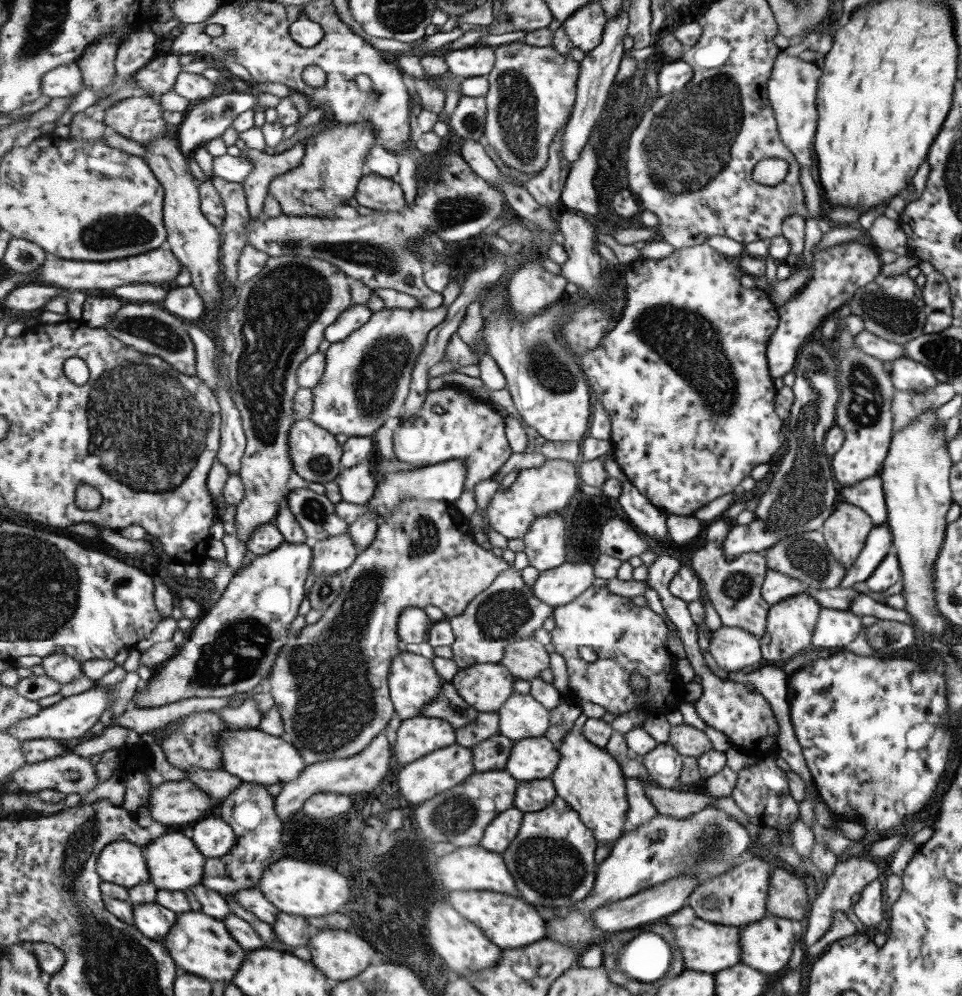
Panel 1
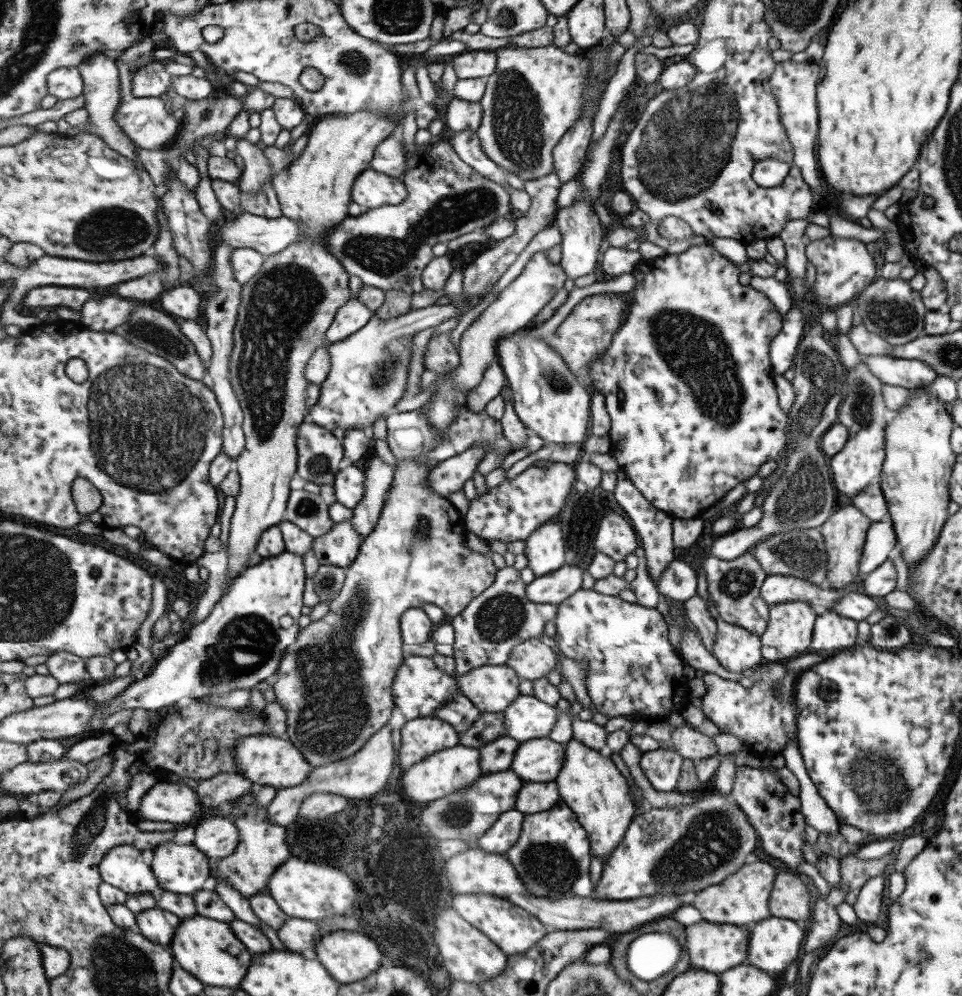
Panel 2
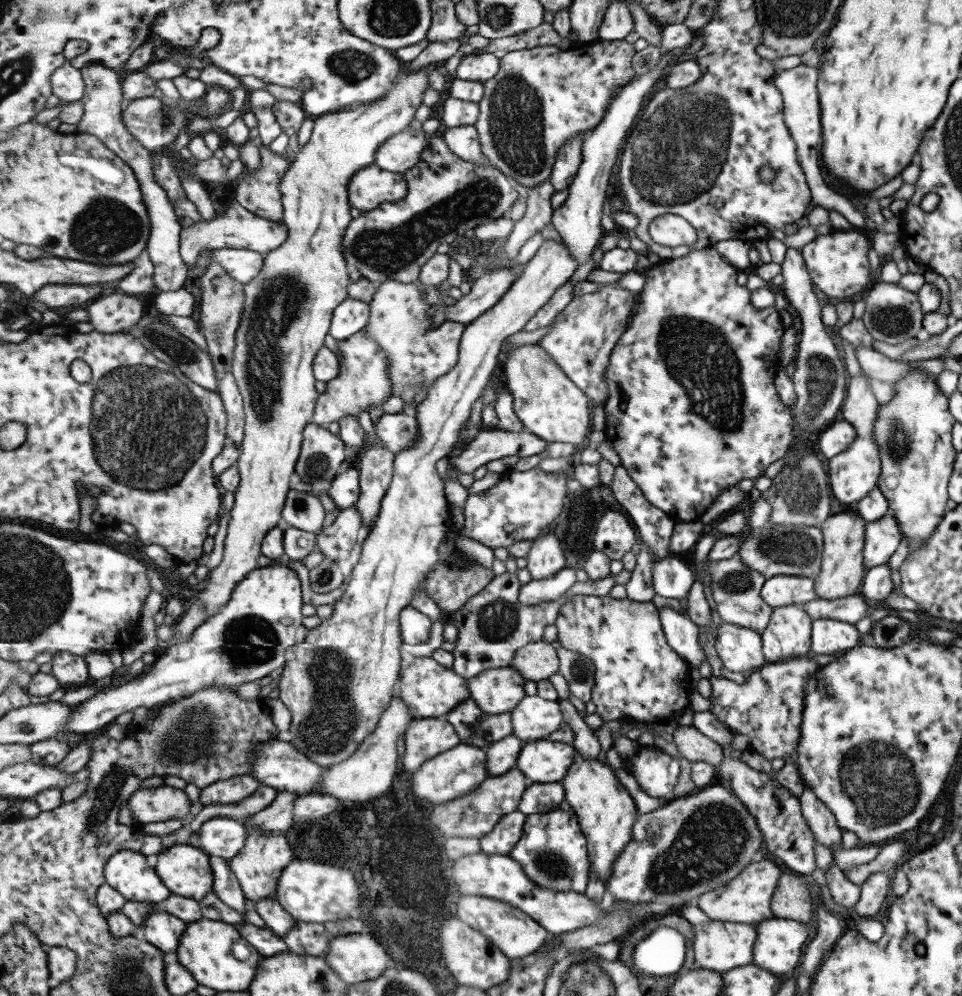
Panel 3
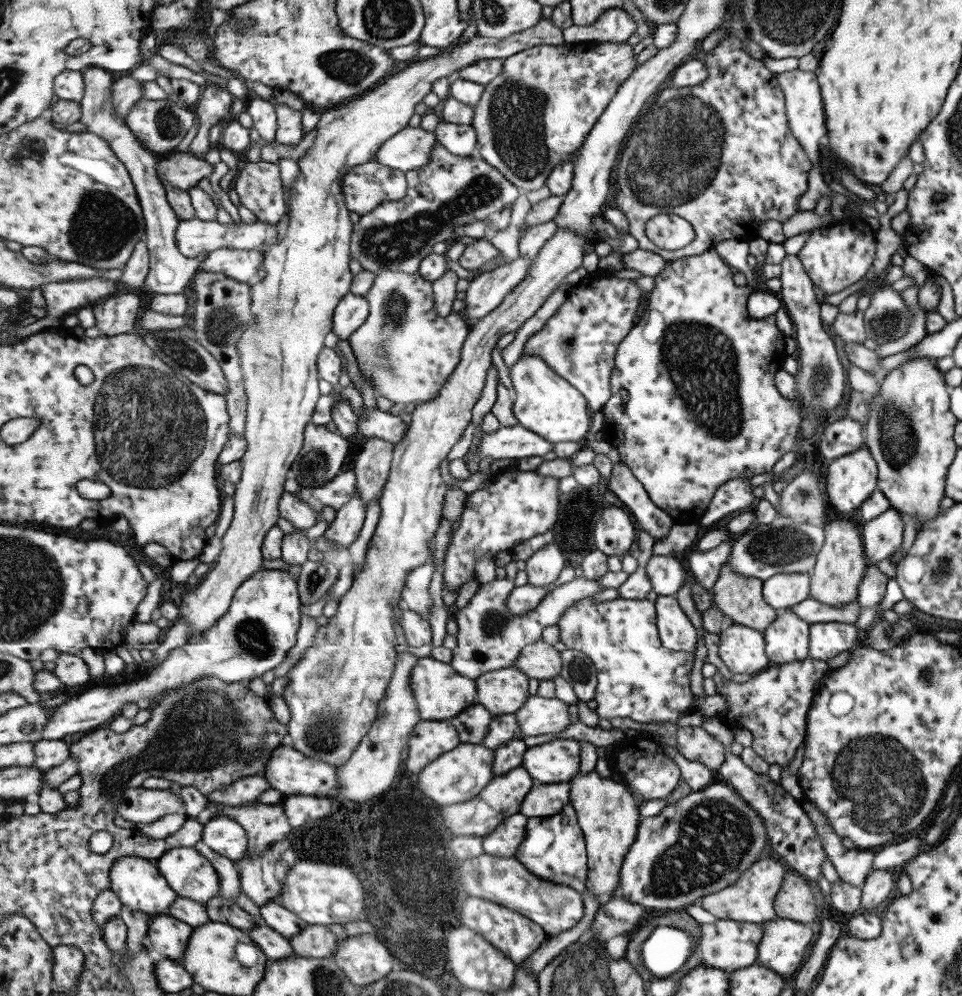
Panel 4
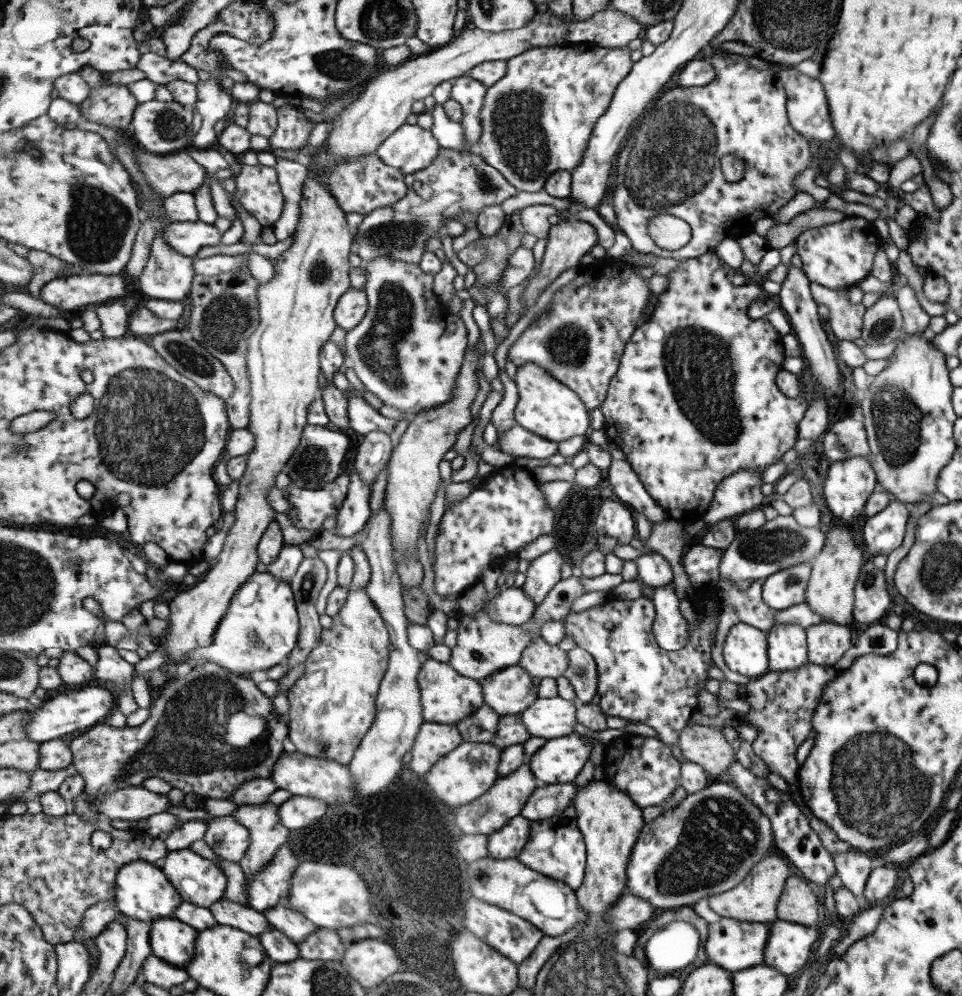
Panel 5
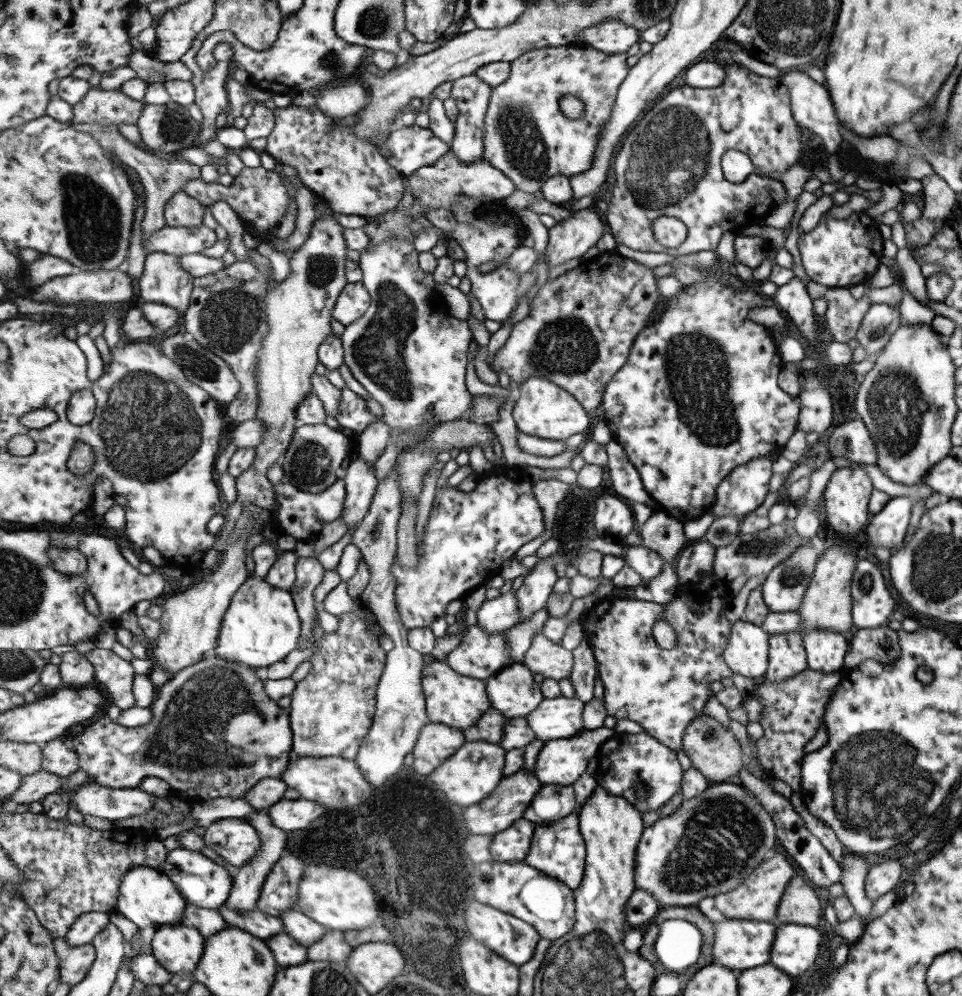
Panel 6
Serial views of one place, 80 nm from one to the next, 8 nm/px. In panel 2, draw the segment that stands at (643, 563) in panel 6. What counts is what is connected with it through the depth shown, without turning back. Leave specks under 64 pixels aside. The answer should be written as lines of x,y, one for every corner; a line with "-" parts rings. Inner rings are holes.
675,559
657,586
663,596
685,603
697,594
697,571
687,562

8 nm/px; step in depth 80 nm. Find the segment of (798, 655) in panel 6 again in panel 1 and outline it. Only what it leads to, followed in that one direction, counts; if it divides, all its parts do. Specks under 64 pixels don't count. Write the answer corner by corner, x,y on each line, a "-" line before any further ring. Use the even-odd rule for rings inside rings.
807,590
770,605
761,638
761,654
765,660
785,660
811,648
811,633
823,604
810,597

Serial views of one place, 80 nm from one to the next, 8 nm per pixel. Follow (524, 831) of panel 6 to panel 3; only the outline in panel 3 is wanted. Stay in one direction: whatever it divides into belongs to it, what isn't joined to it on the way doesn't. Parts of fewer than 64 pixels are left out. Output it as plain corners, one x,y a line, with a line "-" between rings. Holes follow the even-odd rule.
515,811
505,815
491,833
480,840
482,851
486,854
509,856
524,836
524,826
528,815

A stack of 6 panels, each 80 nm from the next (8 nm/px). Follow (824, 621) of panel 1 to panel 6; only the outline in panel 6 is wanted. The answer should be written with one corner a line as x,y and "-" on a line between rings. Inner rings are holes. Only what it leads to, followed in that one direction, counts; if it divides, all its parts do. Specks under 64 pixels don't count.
809,629
802,634
807,667
819,672
843,672
842,662
848,641
832,630

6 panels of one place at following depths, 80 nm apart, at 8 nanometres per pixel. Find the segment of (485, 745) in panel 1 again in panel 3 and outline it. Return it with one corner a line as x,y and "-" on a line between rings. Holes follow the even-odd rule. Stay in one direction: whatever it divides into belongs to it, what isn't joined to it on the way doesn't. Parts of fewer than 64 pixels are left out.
509,735
498,740
486,749
488,753
488,771
491,776
507,774
516,767
519,755
526,742
518,736

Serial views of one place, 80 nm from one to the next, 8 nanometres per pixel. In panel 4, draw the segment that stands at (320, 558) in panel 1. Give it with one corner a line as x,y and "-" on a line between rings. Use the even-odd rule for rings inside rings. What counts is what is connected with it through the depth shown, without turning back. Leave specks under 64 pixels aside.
357,492
353,500
338,511
336,520
330,523
324,536
332,541
333,547
349,550
360,537
367,512
368,508
365,501
361,499
361,492

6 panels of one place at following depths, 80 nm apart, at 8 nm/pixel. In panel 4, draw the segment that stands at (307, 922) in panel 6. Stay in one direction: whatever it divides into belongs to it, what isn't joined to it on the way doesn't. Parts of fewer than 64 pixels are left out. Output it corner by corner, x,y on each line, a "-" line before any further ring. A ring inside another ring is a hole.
269,901
260,907
261,920
264,924
281,933
286,938
299,936
309,924
285,907
281,901

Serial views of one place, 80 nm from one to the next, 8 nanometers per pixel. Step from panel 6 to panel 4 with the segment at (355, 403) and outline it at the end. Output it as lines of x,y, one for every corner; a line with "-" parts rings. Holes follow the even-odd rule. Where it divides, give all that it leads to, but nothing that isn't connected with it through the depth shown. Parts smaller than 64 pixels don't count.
363,406
362,417
359,419
359,432
368,438
381,438
399,445
407,435
407,422
403,422
399,415
394,416
389,412
381,412
377,408
367,410

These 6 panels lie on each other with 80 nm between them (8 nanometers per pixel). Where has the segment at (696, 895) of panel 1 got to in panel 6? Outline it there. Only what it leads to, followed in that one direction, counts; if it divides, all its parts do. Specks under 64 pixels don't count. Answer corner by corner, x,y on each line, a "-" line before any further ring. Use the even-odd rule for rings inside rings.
781,852
763,862
765,866
757,866
757,870
753,870
753,874
749,874
749,878
745,880
745,886
737,886
737,890
729,890
727,894
718,894
714,897
715,908
729,918
745,918
745,920
753,920
760,922
775,922
777,904
783,896
783,888
787,888
788,883
792,881
795,870
793,866
787,862
785,856
781,856

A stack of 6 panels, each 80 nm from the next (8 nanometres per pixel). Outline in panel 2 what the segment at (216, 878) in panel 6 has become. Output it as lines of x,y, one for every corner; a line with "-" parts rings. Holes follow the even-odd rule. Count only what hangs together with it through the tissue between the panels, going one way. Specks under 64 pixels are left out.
171,840
157,846
153,853
151,866
163,890
194,896
211,886
211,859
194,843
179,844

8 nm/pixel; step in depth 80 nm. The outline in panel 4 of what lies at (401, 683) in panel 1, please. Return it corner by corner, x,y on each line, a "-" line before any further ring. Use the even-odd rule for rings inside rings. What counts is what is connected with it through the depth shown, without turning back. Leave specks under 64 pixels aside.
432,656
420,658
413,667
410,685
414,692
419,714
423,721
445,721
461,714
463,709
477,704
476,679
459,674
451,663
446,663

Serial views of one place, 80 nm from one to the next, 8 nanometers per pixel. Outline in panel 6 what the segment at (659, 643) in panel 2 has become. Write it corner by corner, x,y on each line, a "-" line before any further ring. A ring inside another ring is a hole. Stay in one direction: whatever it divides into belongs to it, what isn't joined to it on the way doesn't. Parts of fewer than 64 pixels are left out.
714,571
708,572
701,582
691,583
680,589
678,597
666,606
651,601
613,596
599,601
587,615
583,615
579,621
586,630
585,639
592,645
598,662
607,714
617,719
633,720
641,725
645,732
673,750
683,750
685,731
692,721
702,715
707,698
714,696
711,684
733,674
723,657
729,644
732,626
725,616
731,598
728,582
-
659,619
669,619
676,628
677,647
673,650
664,650
657,644
654,626

